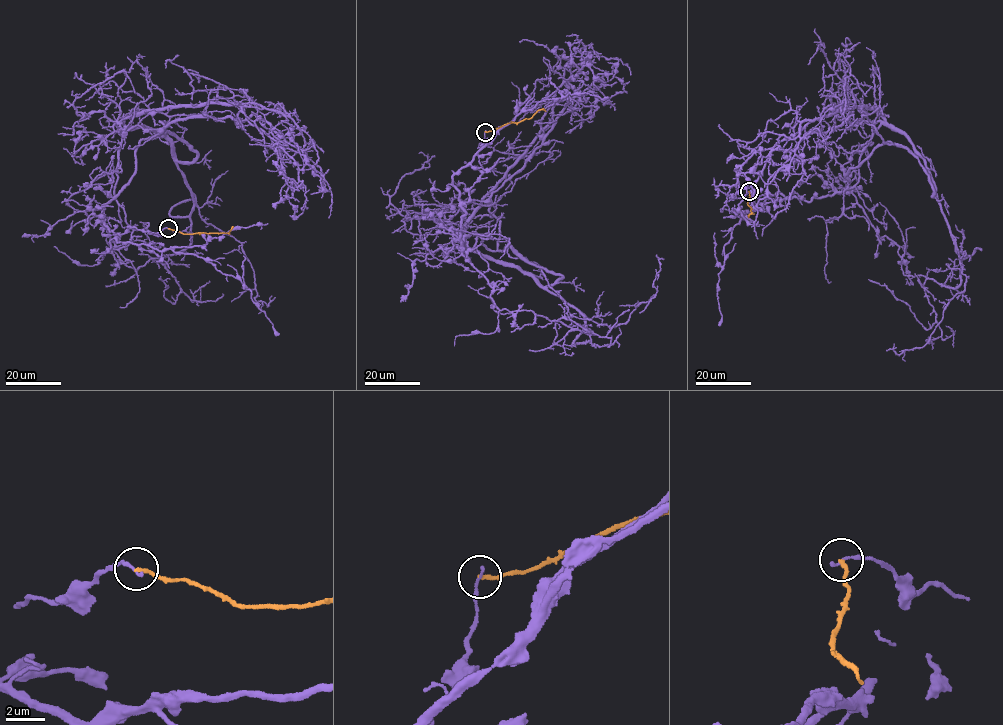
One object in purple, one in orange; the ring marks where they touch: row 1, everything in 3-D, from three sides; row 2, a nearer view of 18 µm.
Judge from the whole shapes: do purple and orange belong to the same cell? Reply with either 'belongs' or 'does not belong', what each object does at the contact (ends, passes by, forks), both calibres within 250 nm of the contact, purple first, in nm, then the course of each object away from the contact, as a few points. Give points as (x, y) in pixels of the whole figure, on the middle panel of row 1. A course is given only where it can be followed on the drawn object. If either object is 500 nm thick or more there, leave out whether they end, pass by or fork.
does not belong; purple ends; orange ends; calibres 170 and 170 nm; course purple (485, 131), (458, 248), (458, 233), (466, 247), (468, 220), (588, 52), (616, 58), (630, 75); course orange (485, 131), (531, 118), (543, 109), (545, 111)

